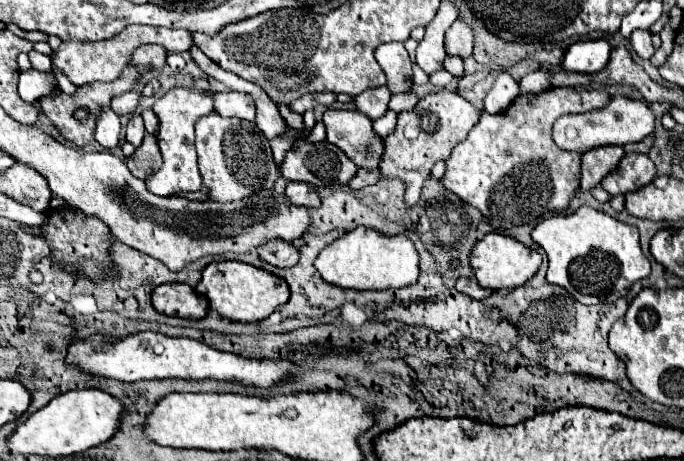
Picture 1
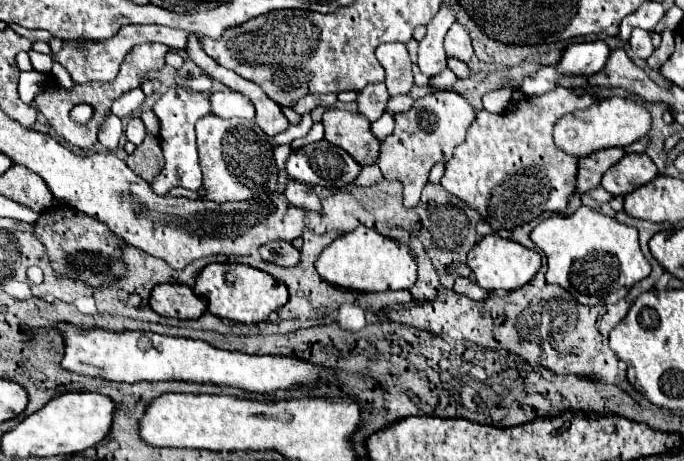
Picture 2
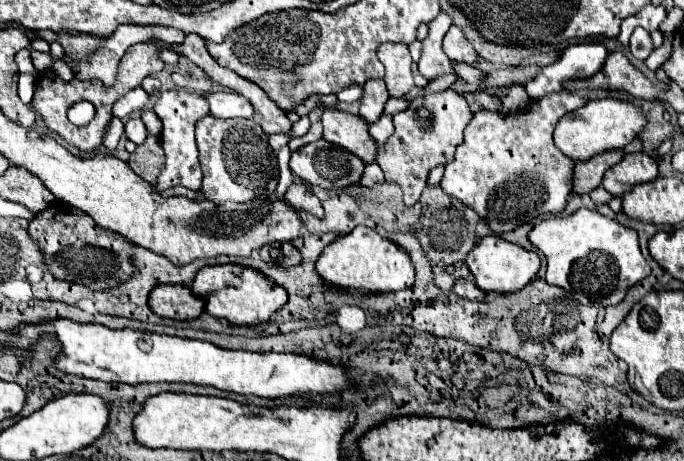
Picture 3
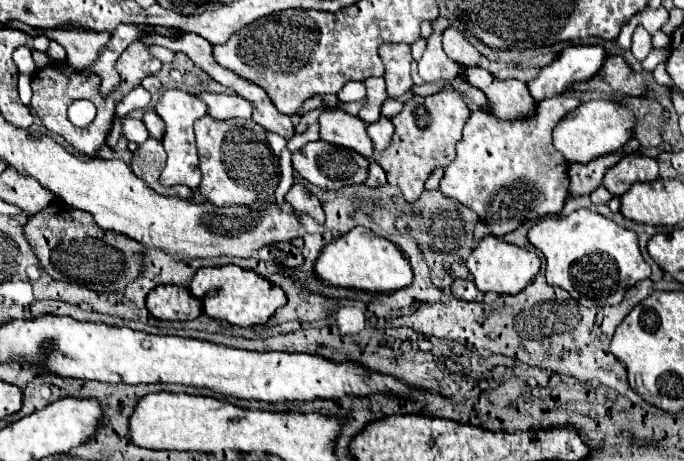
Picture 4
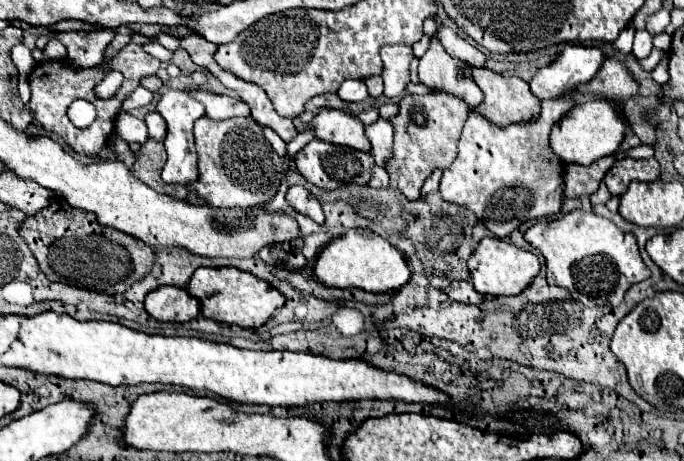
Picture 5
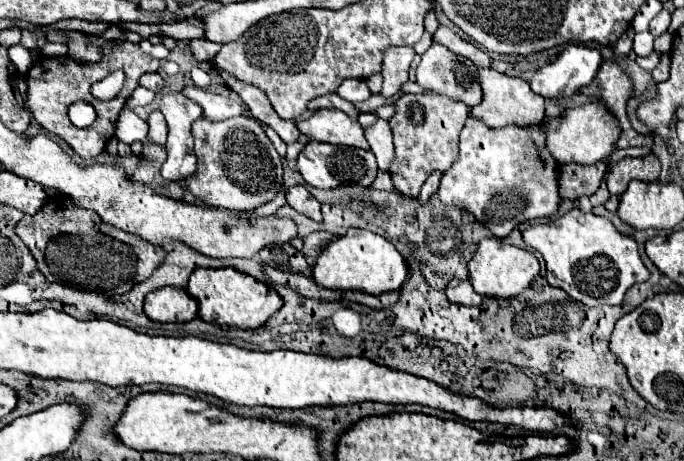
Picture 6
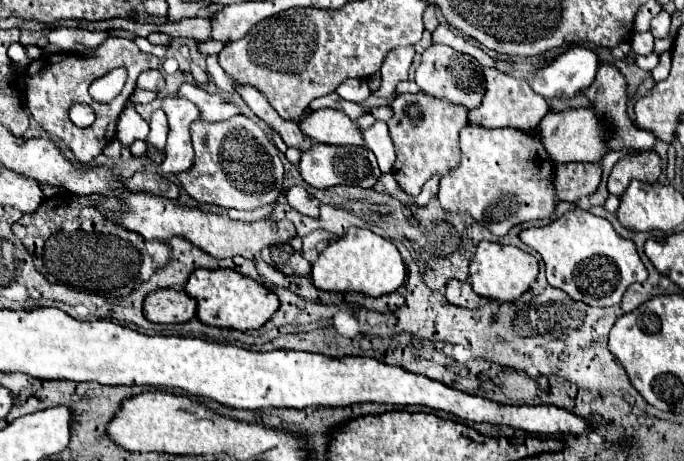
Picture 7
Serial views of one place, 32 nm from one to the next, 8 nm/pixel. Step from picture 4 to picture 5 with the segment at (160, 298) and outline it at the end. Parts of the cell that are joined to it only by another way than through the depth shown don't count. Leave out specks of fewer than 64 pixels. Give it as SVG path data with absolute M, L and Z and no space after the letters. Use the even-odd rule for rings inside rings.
M160 286L146 296L146 312L160 322L188 322L200 314L200 302L178 286Z

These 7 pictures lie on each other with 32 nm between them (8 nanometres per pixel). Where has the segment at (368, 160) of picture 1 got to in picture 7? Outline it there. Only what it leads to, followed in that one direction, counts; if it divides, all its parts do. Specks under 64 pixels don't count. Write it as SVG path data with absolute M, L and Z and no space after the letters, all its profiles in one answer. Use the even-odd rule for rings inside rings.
M322 108L312 112L308 118L298 122L300 130L310 136L314 142L322 144L350 144L350 146L366 146L362 138L362 130L354 120L344 116L340 110Z

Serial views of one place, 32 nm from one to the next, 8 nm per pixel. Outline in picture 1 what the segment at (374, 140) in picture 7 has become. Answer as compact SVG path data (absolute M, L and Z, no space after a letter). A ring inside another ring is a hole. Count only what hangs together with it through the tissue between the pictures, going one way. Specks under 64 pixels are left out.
M388 110L382 118L378 118L378 120L374 122L374 130L376 130L382 138L386 138L386 136L394 130L394 126L396 126L396 114L394 114L392 110Z

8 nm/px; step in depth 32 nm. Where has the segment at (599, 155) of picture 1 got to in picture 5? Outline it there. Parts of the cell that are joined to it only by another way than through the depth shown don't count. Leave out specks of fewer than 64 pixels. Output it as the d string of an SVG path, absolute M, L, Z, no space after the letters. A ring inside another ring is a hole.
M604 156L600 160L596 160L590 166L580 166L580 164L566 164L566 172L564 172L564 182L566 182L566 198L578 198L584 194L594 194L604 178L604 174L608 172L608 168L612 168L612 164L616 162L616 156Z

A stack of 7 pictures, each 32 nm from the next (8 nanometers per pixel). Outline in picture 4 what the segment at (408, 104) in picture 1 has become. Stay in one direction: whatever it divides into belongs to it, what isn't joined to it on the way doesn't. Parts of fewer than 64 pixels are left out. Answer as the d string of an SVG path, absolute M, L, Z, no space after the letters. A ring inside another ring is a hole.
M388 98L388 100L384 102L384 106L382 106L382 116L386 116L386 118L392 118L392 116L396 116L400 110L402 110L402 100Z

